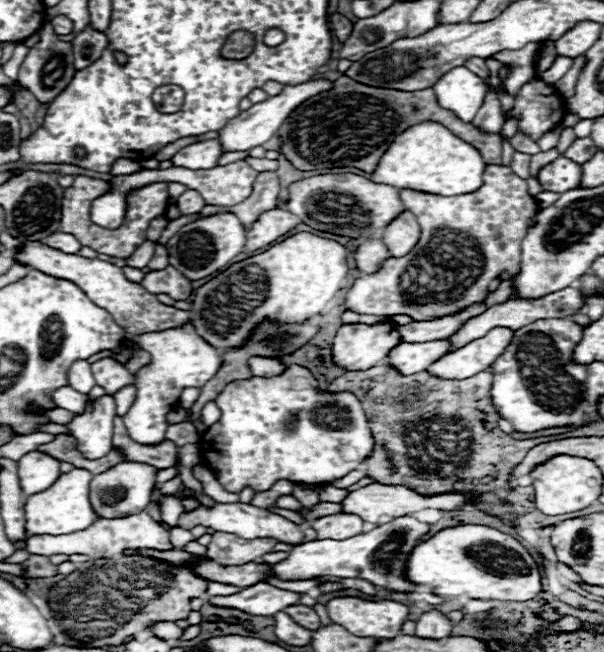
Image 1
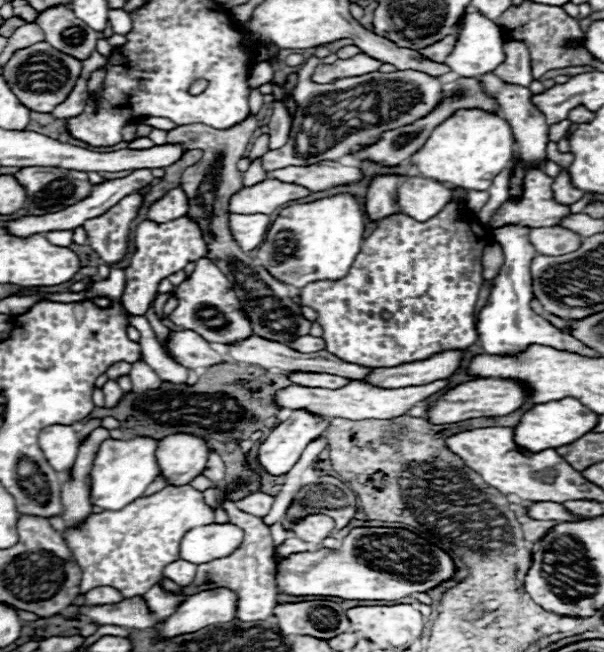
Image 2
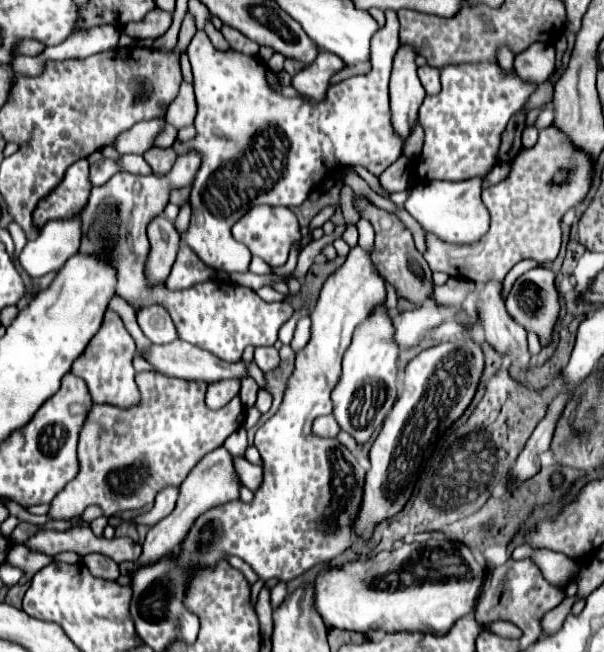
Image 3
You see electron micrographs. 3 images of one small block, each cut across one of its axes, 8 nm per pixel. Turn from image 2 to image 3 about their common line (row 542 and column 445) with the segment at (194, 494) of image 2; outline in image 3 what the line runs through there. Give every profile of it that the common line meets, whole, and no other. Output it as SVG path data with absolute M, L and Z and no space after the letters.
M458 64L446 66L440 70L442 76L442 90L436 96L426 96L420 106L420 124L424 128L426 140L422 154L418 158L418 168L414 168L420 180L468 180L472 176L484 176L492 168L496 160L496 152L500 146L500 136L512 118L530 94L536 90L536 84L520 82L514 72L502 76L502 68L498 64Z

